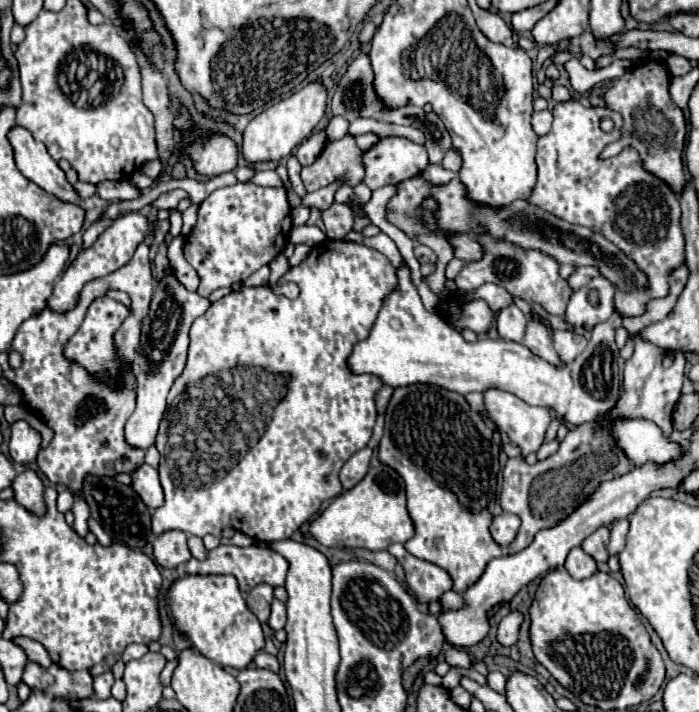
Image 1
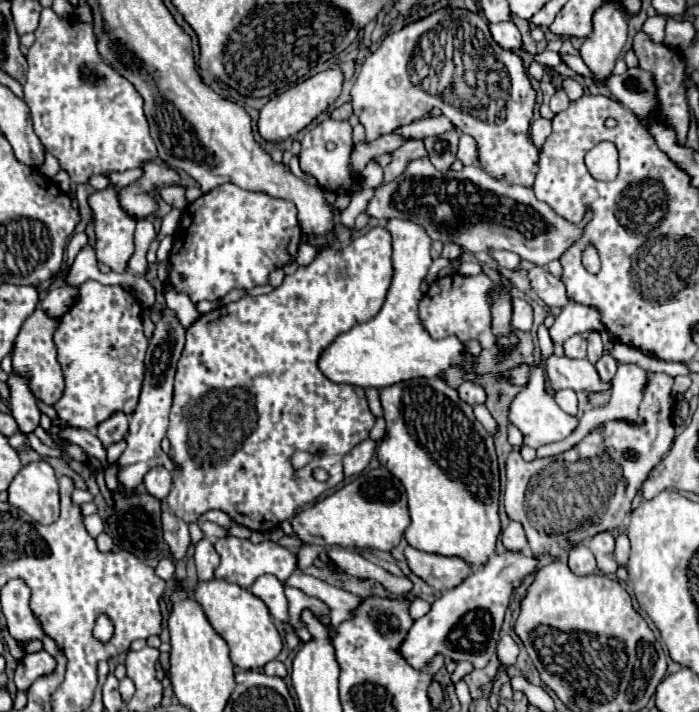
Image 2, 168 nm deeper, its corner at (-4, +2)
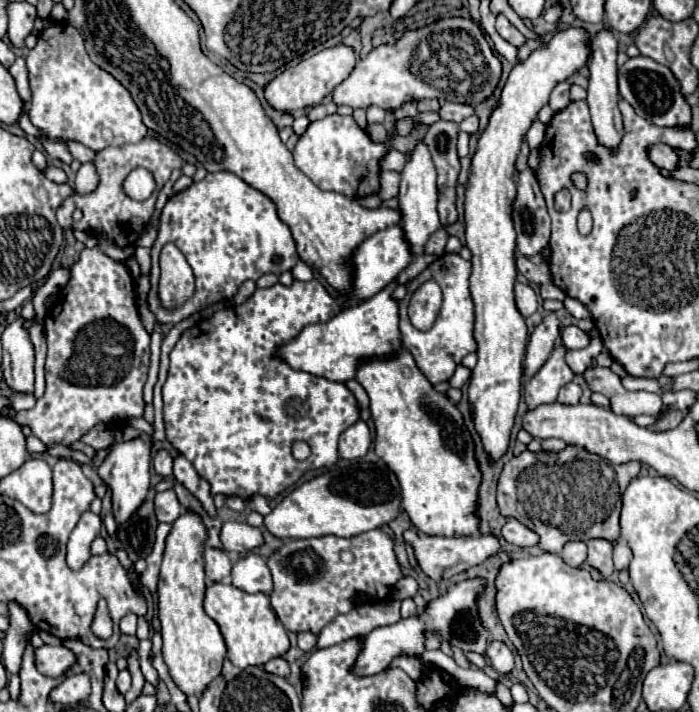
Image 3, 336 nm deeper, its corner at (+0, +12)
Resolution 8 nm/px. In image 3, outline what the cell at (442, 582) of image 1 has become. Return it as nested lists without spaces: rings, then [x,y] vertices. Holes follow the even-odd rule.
[[[409,528],[403,534],[405,542],[410,542],[414,546],[414,552],[416,552],[416,558],[418,558],[418,564],[420,568],[424,570],[426,576],[430,576],[432,580],[440,582],[440,580],[448,580],[472,566],[478,566],[482,564],[486,558],[494,556],[500,548],[500,542],[494,534],[488,534],[488,536],[452,536],[452,538],[442,538],[442,536],[418,536],[416,529]]]

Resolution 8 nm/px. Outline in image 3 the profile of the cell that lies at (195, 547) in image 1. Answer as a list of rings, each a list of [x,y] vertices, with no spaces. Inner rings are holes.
[[[206,546],[204,548],[204,560],[206,560],[206,578],[210,584],[222,582],[222,578],[226,578],[230,574],[232,564],[230,564],[226,552]]]

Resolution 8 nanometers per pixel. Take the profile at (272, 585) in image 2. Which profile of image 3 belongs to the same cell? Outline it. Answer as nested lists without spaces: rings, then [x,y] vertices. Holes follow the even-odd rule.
[[[248,554],[244,558],[240,558],[234,566],[232,566],[232,586],[244,590],[244,592],[264,592],[270,594],[272,592],[272,578],[266,566],[266,558],[264,556],[256,556],[256,554]]]

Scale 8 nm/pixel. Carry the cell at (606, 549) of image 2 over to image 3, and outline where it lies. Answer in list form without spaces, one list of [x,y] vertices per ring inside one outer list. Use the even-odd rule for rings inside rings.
[[[588,540],[586,544],[588,544],[588,560],[586,560],[586,564],[590,564],[604,578],[608,578],[614,572],[612,544],[608,544],[608,540]]]

